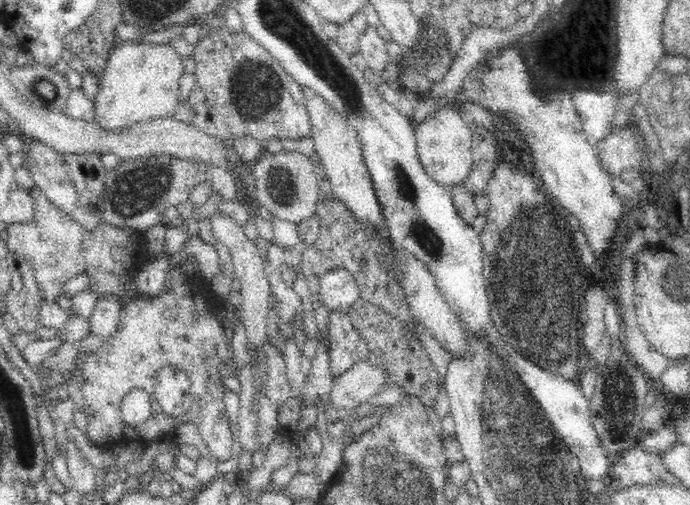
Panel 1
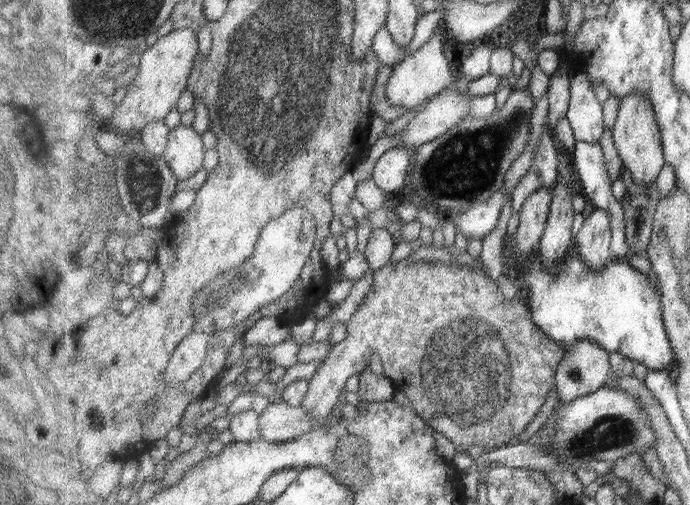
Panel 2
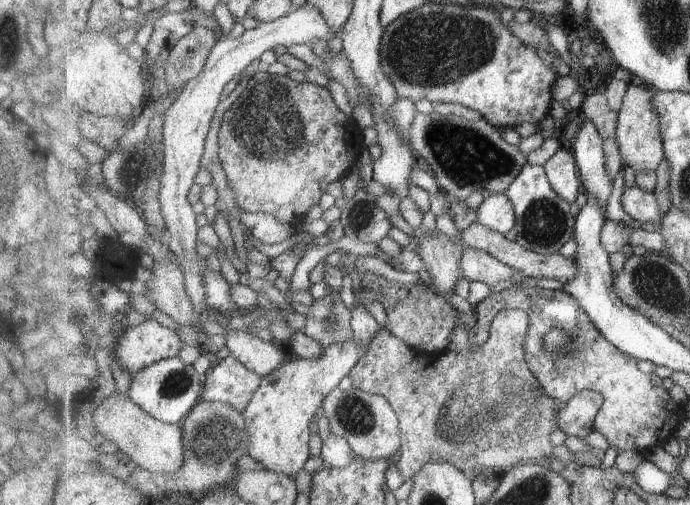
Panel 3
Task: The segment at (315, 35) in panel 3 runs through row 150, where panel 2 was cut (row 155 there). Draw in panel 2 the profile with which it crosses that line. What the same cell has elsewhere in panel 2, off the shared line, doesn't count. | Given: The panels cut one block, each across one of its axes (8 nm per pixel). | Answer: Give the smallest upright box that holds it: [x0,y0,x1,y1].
[163,124,206,181]

